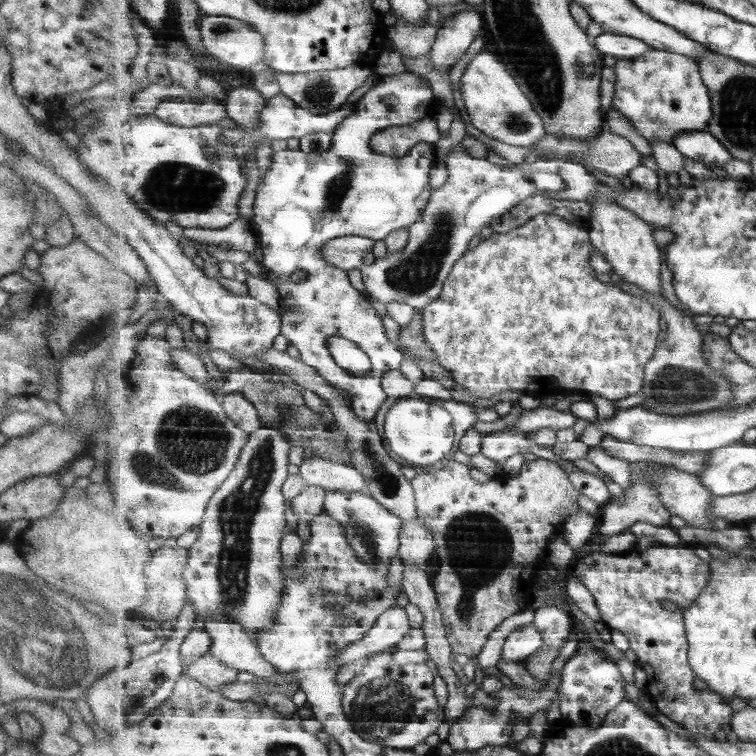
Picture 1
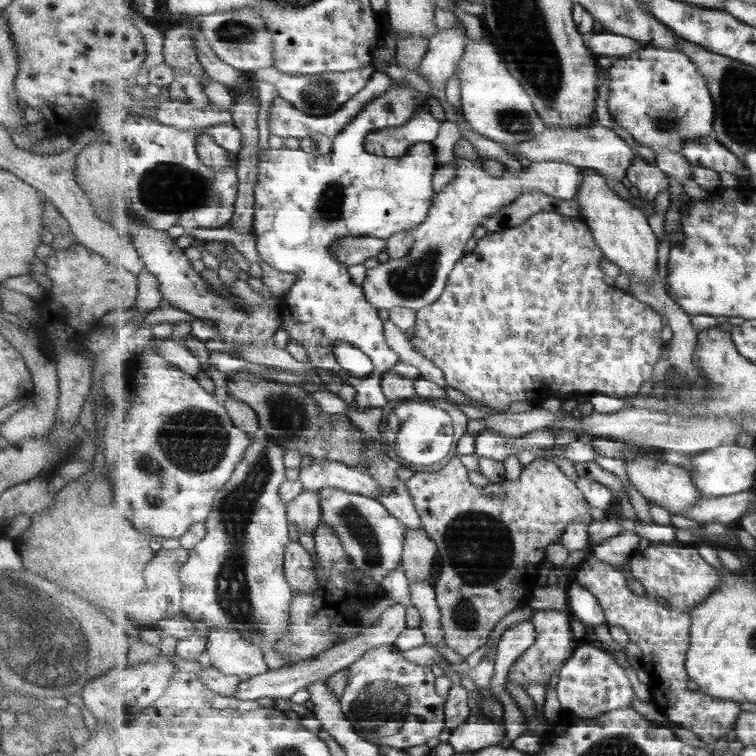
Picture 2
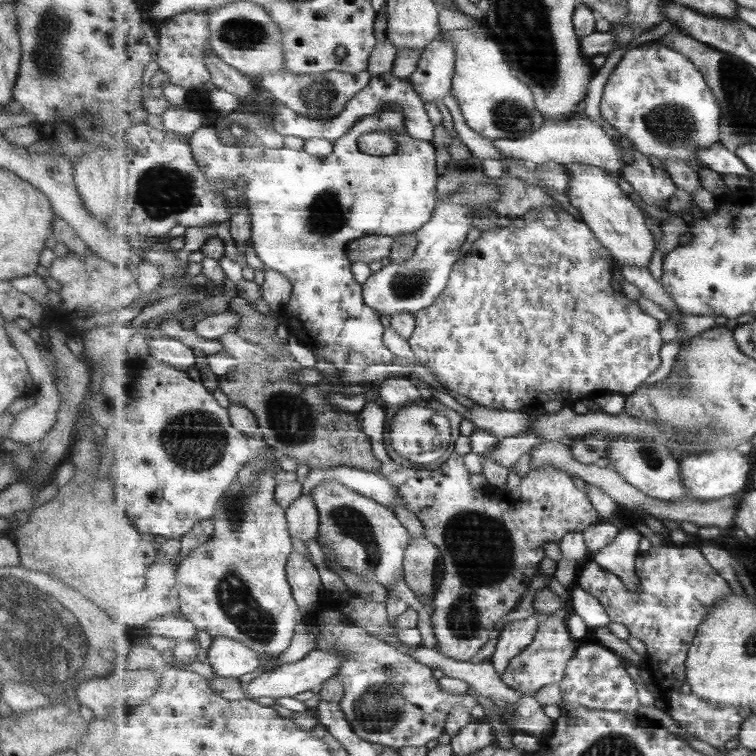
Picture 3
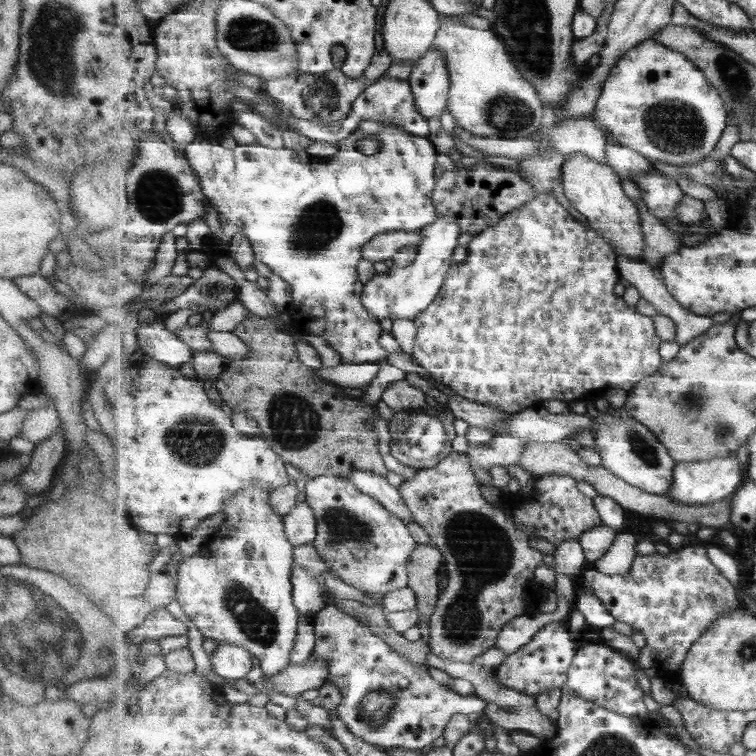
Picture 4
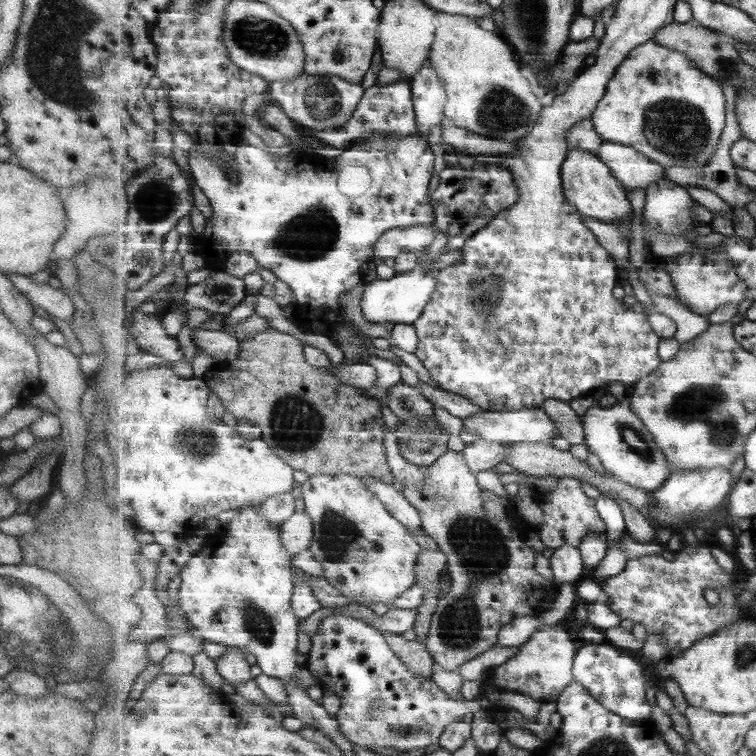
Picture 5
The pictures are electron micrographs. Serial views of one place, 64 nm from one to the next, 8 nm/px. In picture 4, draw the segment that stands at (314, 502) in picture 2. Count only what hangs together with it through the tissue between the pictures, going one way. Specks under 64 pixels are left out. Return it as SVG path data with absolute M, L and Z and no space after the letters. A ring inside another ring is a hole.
M305 500L283 517L285 532L293 547L314 542L317 536L317 519L314 516L313 508Z

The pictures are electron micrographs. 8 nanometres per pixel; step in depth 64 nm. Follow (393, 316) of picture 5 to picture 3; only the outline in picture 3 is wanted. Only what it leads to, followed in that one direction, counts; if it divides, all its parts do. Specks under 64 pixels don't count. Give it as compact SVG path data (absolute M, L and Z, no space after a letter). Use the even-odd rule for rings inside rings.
M491 179L467 182L455 193L447 195L443 203L437 204L430 222L415 232L418 247L413 257L399 264L390 262L383 269L372 273L363 283L365 303L377 313L390 317L401 312L416 315L434 305L447 288L455 264L464 255L461 246L464 246L467 235L474 229L473 217L469 217L473 214L473 206L497 198L501 198L501 187L497 187L497 183Z

